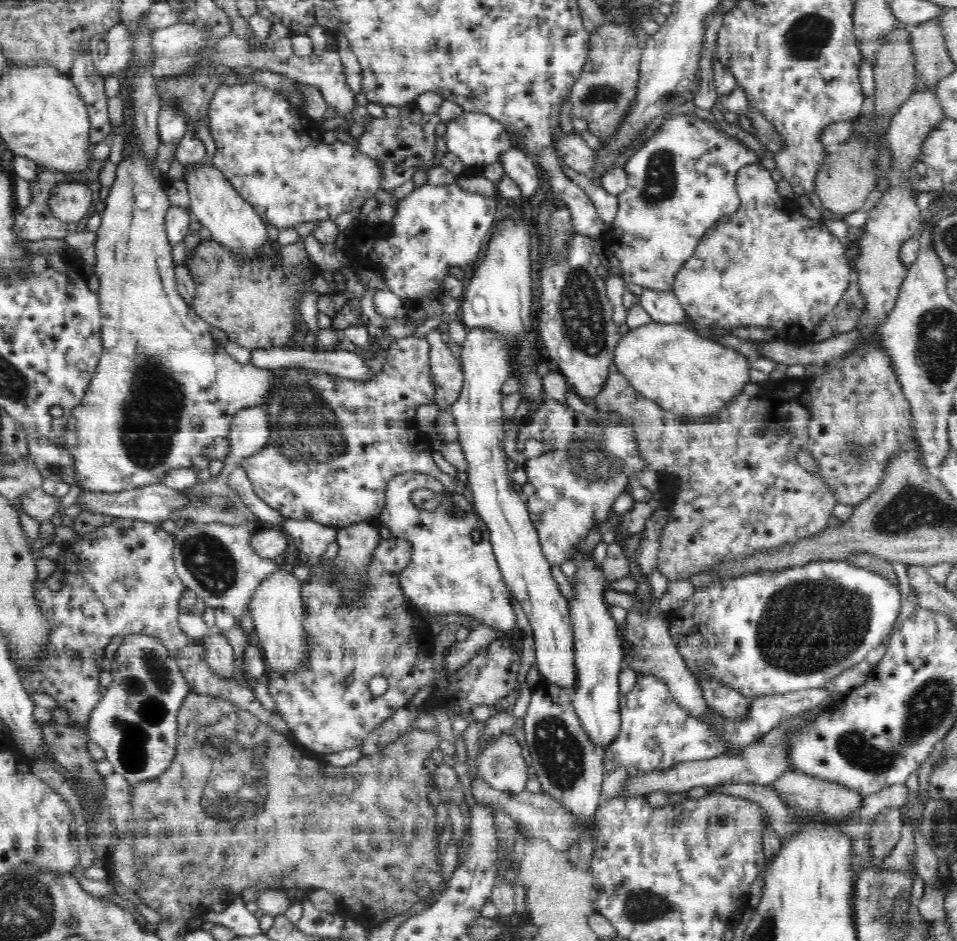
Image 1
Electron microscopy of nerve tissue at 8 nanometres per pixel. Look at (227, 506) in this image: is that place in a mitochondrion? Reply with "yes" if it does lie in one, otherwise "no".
yes

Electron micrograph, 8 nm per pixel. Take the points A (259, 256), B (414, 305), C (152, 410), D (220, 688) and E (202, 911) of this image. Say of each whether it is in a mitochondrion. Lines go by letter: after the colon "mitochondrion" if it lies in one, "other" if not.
A: other
B: other
C: mitochondrion
D: other
E: other

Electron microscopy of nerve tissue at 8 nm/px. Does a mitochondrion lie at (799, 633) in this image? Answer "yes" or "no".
yes

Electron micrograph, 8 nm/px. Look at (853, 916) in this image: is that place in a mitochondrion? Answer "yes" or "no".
no

